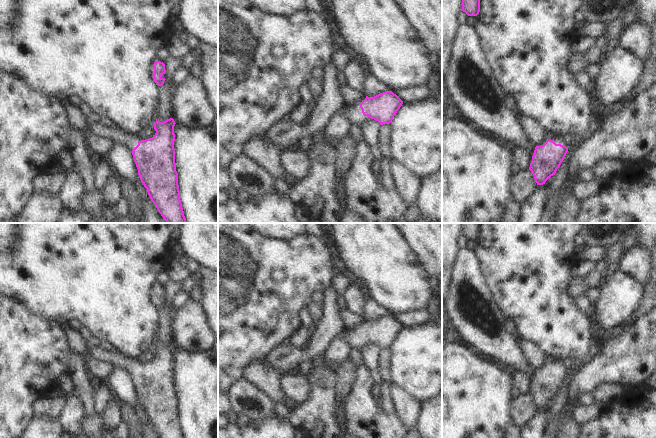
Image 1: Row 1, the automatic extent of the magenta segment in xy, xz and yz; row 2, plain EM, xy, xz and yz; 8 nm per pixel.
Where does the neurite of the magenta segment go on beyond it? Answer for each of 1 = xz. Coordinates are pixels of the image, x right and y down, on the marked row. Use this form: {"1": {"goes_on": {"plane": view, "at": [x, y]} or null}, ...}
{"1": {"goes_on": {"plane": "xz", "at": [354, 114]}}}

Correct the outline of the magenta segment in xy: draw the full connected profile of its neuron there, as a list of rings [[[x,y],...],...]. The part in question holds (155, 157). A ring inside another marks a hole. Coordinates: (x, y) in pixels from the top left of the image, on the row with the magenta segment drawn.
[[[173,118],[167,119],[164,122],[158,122],[156,119],[153,125],[156,131],[155,135],[152,138],[141,141],[137,139],[136,135],[128,134],[121,129],[109,128],[104,124],[93,123],[89,126],[88,132],[102,138],[111,139],[115,144],[123,144],[130,149],[138,169],[139,178],[163,219],[167,223],[186,223],[180,200],[178,173],[175,163],[175,124]]]

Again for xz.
[[[385,91],[374,97],[368,97],[359,106],[344,107],[343,113],[352,124],[360,124],[363,116],[368,116],[383,124],[390,124],[403,101],[392,91]]]

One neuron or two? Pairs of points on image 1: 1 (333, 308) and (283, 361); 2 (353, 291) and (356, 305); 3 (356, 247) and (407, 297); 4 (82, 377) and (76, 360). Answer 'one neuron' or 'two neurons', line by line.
1: one neuron
2: one neuron
3: one neuron
4: one neuron

